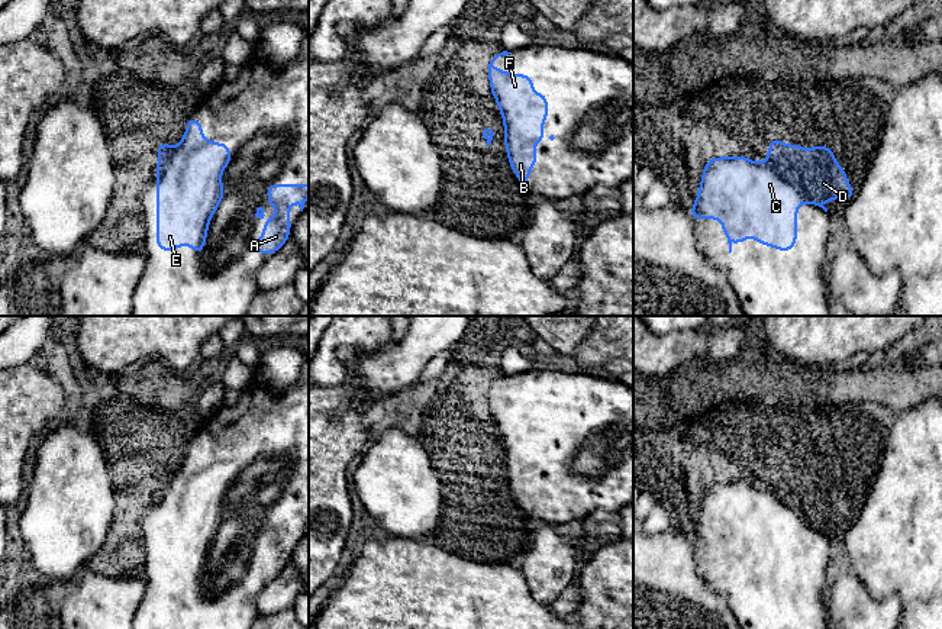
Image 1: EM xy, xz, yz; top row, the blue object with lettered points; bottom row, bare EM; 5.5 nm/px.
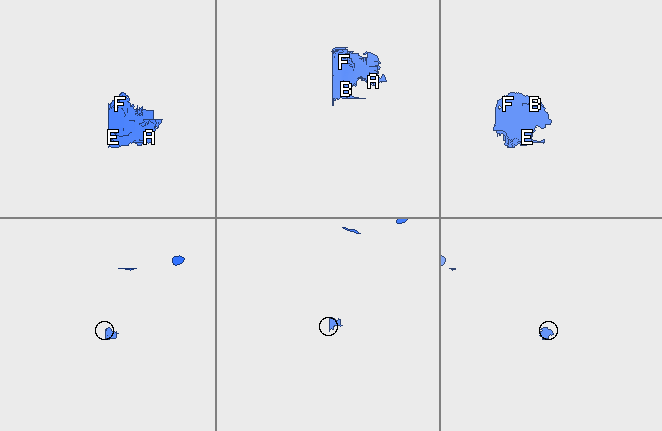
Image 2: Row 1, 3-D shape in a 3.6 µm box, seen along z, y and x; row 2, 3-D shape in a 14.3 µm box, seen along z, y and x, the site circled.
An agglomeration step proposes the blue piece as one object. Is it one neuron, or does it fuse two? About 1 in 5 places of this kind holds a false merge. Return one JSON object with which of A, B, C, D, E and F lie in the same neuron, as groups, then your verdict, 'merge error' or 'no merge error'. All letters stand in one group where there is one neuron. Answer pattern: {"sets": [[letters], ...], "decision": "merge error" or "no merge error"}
{"sets": [["A", "B", "C", "D", "E", "F"]], "decision": "no merge error"}

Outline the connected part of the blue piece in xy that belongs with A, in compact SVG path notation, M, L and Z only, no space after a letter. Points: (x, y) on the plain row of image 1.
M271 509L267 512L267 523L270 530L277 532L272 545L264 546L264 558L255 564L255 578L275 578L287 565L291 555L290 529L297 526L300 535L309 522L309 509Z

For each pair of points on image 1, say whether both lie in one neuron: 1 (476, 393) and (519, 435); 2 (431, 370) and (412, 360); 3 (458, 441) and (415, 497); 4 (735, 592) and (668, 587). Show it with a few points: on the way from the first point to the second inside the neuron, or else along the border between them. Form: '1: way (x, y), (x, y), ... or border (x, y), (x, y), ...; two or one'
1: border (503, 376), (489, 389), (489, 412), (502, 438); two
2: border (449, 350), (431, 360), (419, 384); two
3: border (419, 439), (429, 457), (442, 493); two
4: border (697, 560), (699, 574), (725, 596), (734, 613); two

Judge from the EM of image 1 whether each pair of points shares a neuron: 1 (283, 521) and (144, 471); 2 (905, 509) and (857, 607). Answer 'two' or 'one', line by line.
1: two
2: two

